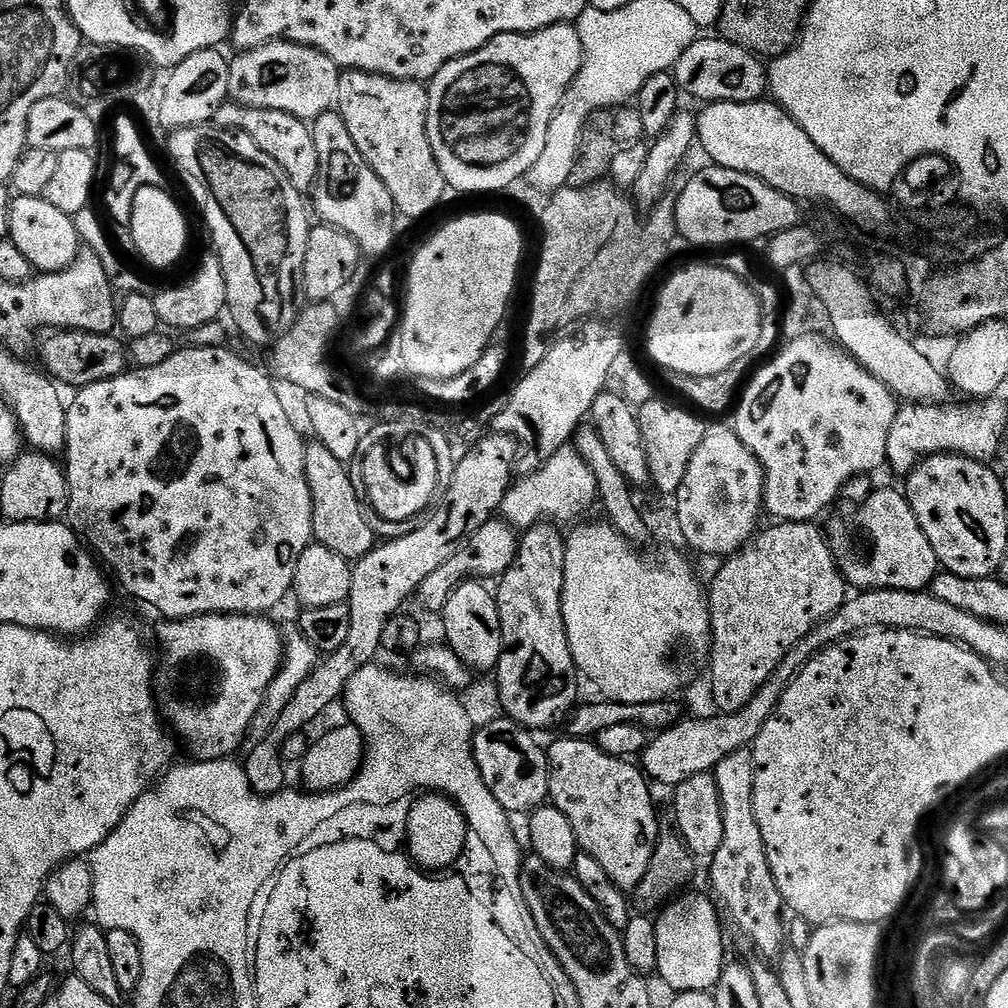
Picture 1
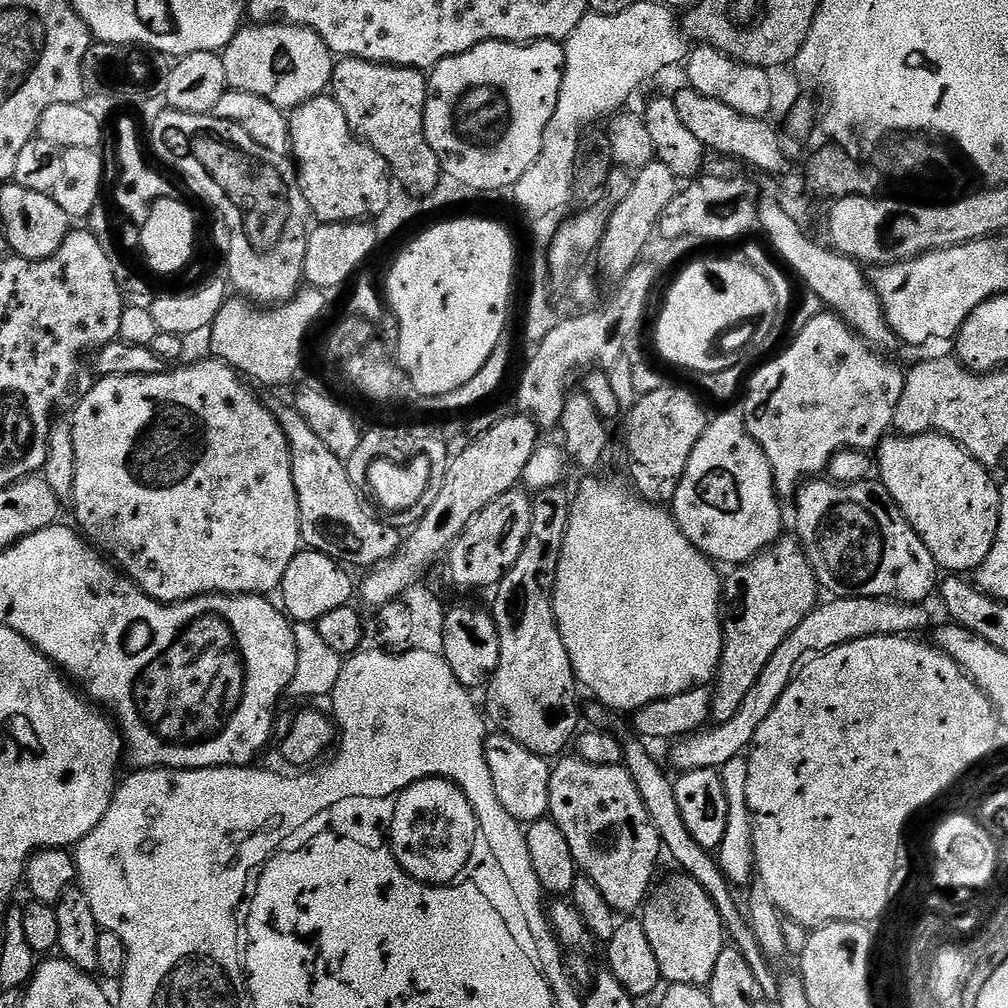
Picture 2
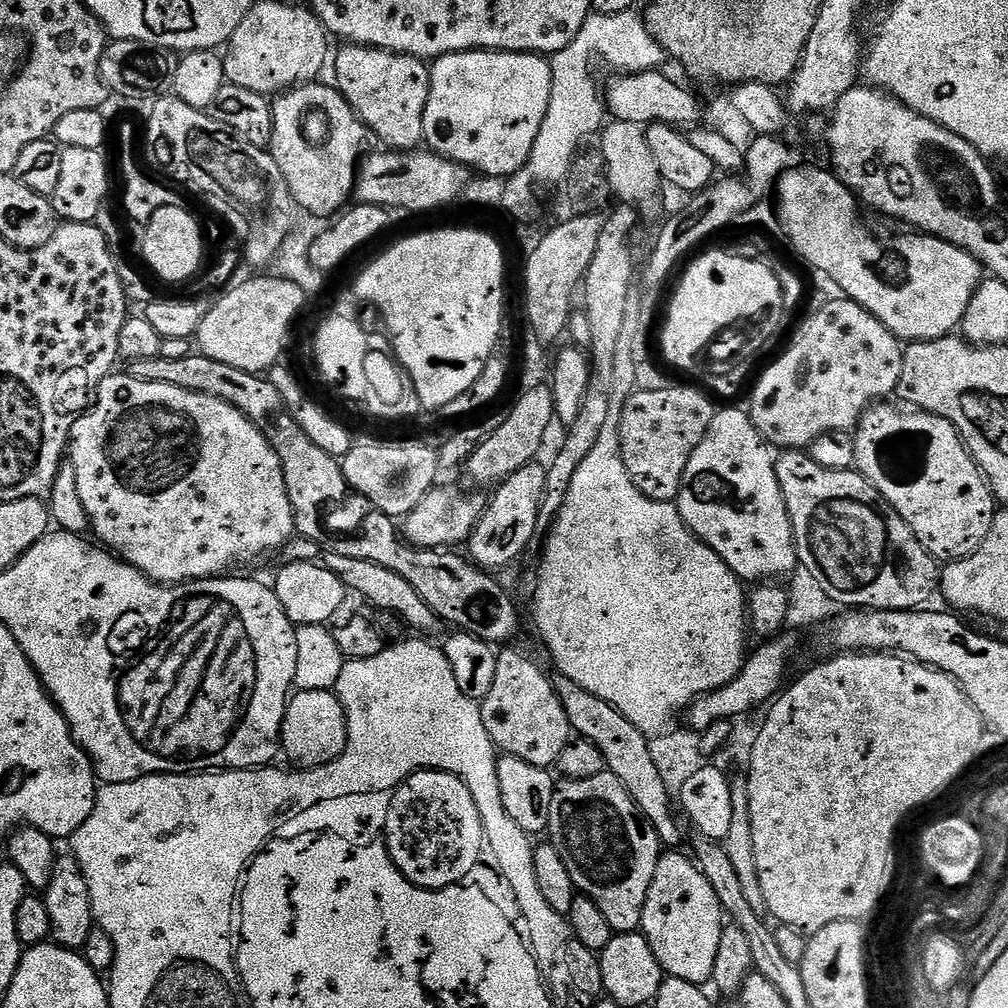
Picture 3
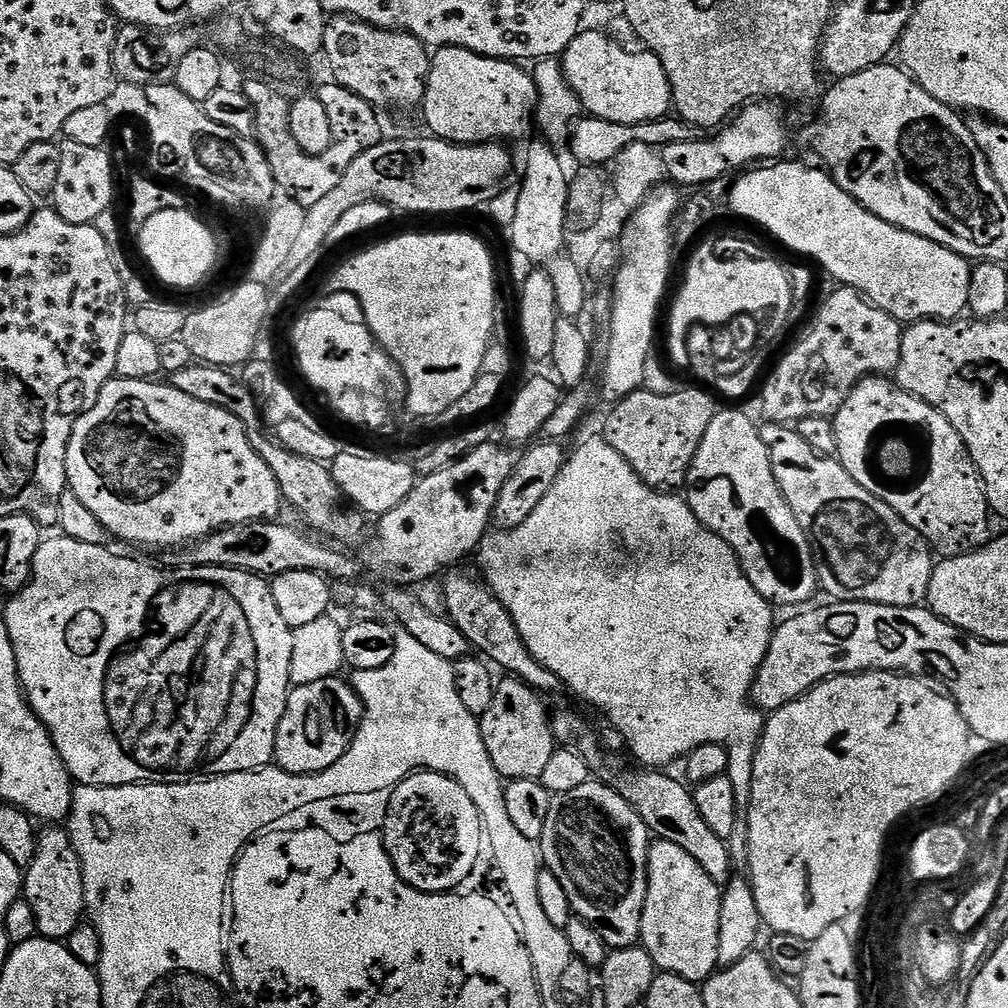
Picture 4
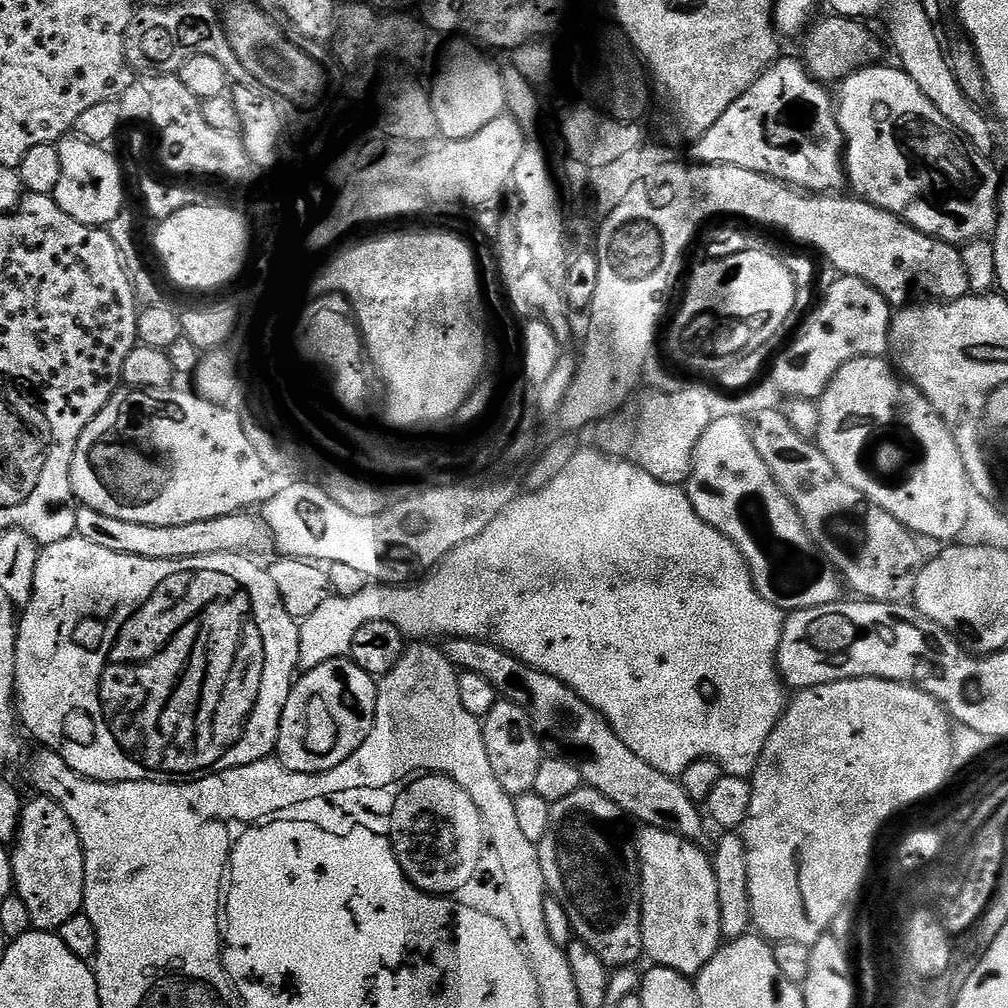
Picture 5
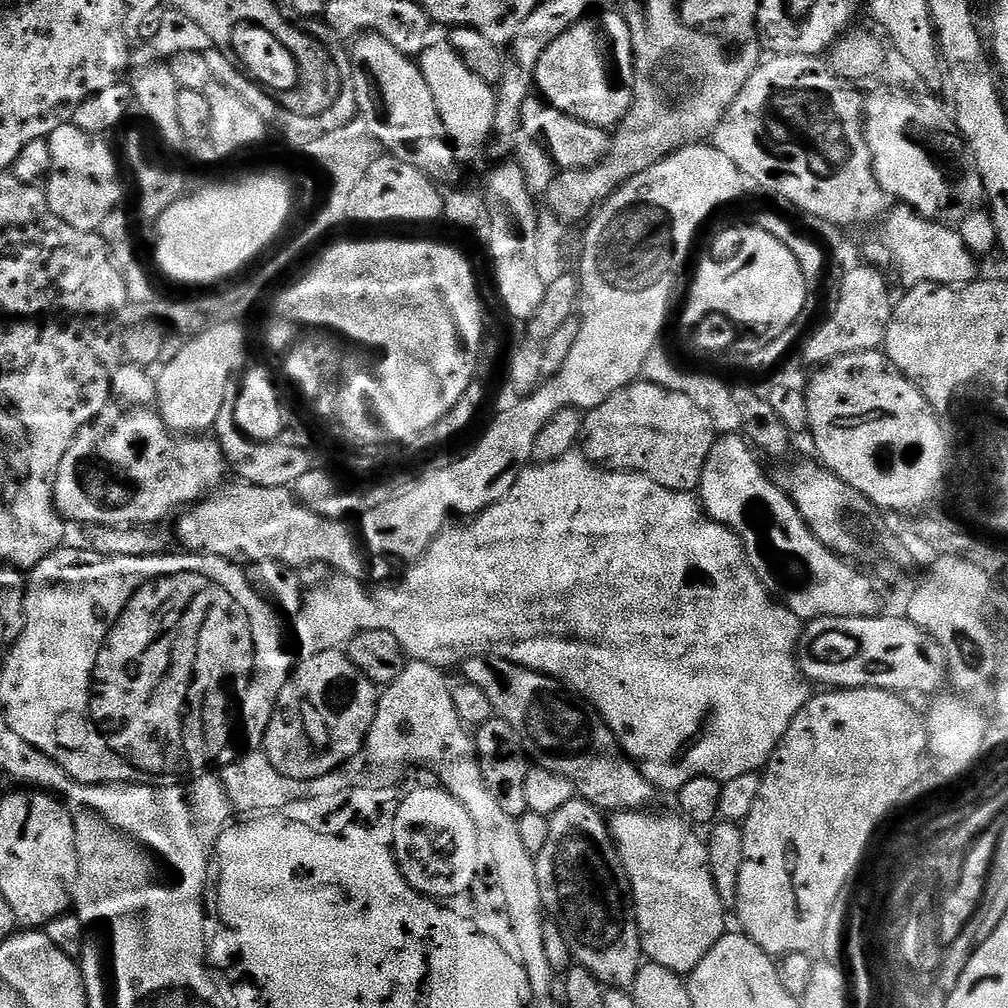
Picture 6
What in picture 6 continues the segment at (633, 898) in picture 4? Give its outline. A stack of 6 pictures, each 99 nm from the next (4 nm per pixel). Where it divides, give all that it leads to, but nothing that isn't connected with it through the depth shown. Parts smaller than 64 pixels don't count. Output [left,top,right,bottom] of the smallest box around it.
[535,799,646,990]

